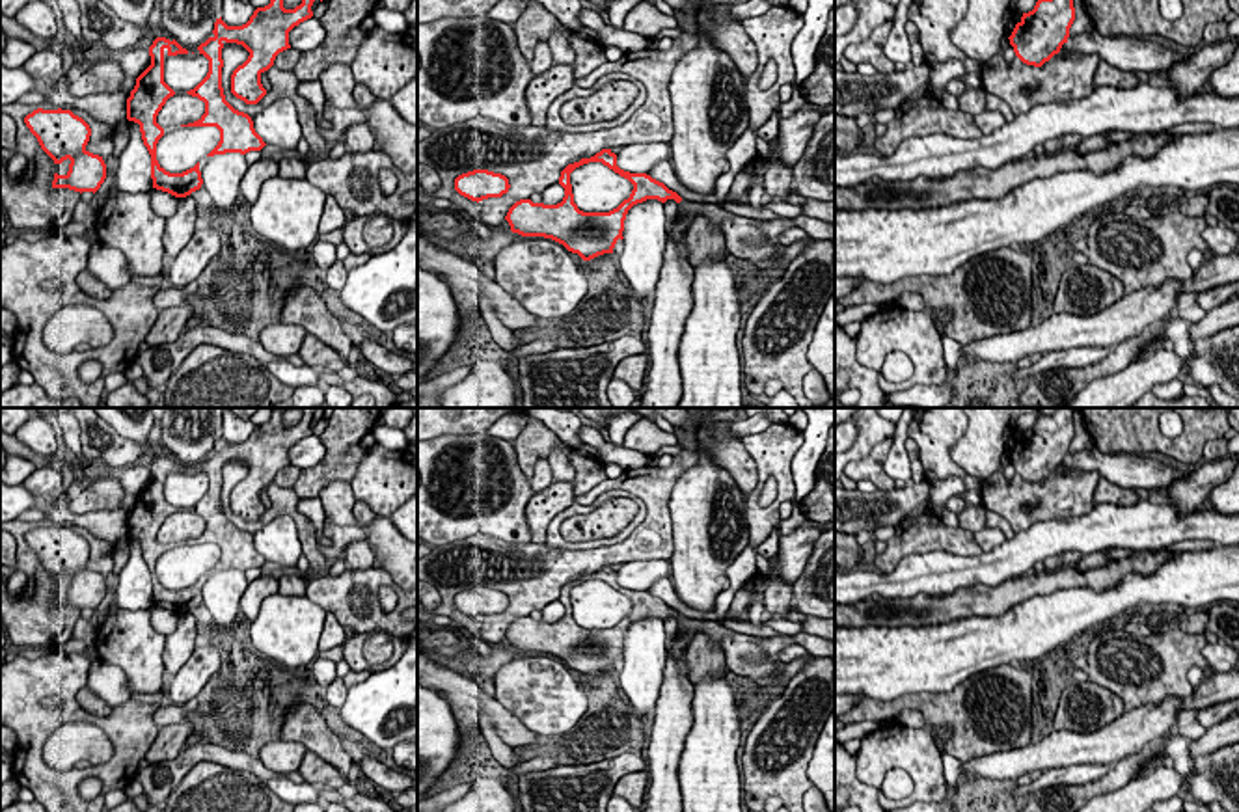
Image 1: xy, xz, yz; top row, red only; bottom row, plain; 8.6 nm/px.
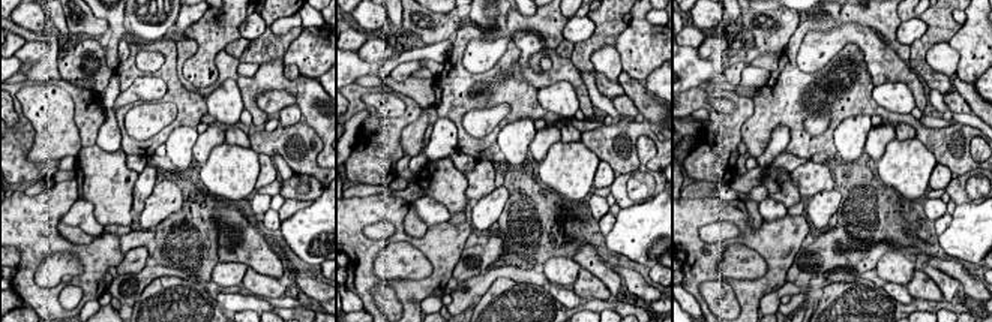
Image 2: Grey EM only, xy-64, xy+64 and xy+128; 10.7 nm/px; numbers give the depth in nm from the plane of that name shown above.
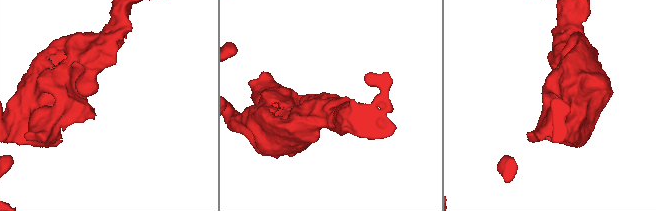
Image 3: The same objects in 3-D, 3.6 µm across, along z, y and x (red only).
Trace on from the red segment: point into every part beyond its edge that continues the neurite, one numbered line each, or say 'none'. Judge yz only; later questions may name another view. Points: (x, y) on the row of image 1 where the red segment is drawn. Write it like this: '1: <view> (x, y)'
none

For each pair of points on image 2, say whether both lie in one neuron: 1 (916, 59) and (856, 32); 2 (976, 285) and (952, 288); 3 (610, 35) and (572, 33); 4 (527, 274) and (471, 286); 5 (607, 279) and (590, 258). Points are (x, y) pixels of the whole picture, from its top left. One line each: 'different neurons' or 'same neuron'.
1: different neurons
2: different neurons
3: different neurons
4: same neuron
5: same neuron

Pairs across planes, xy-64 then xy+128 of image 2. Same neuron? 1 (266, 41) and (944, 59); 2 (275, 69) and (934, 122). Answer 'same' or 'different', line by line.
1: different
2: different

